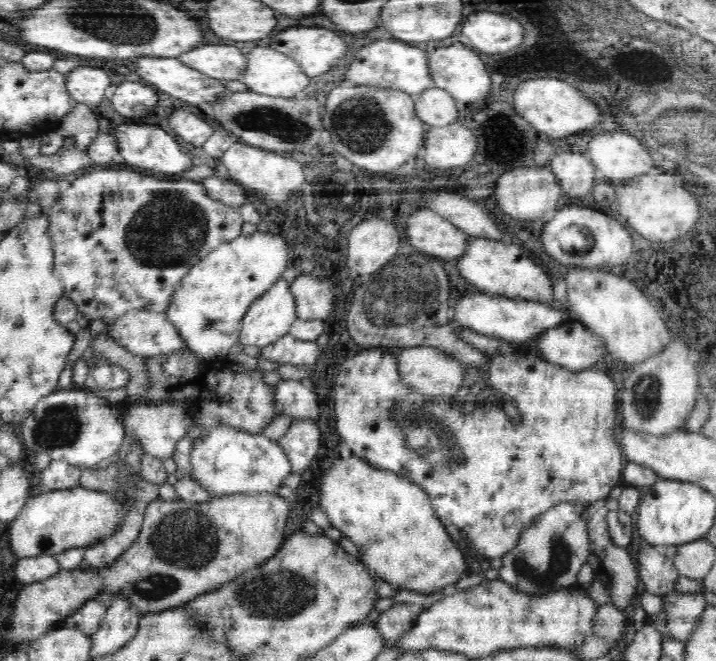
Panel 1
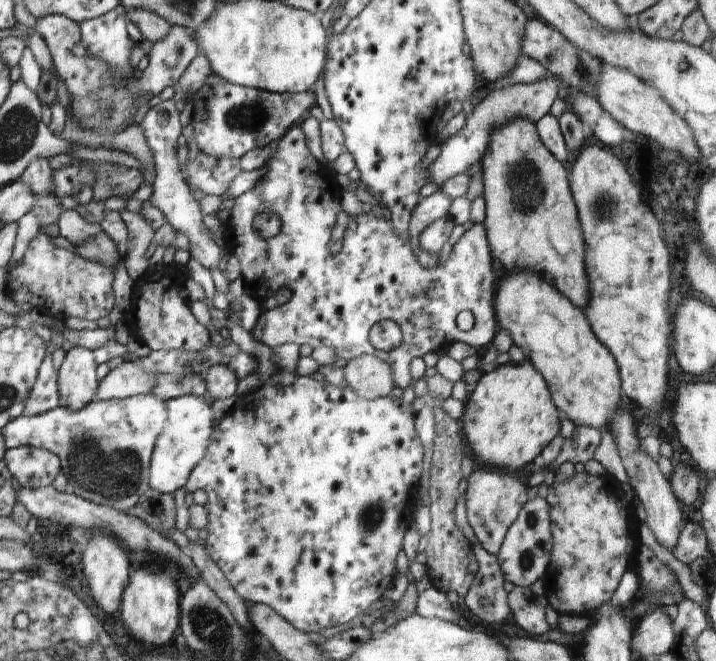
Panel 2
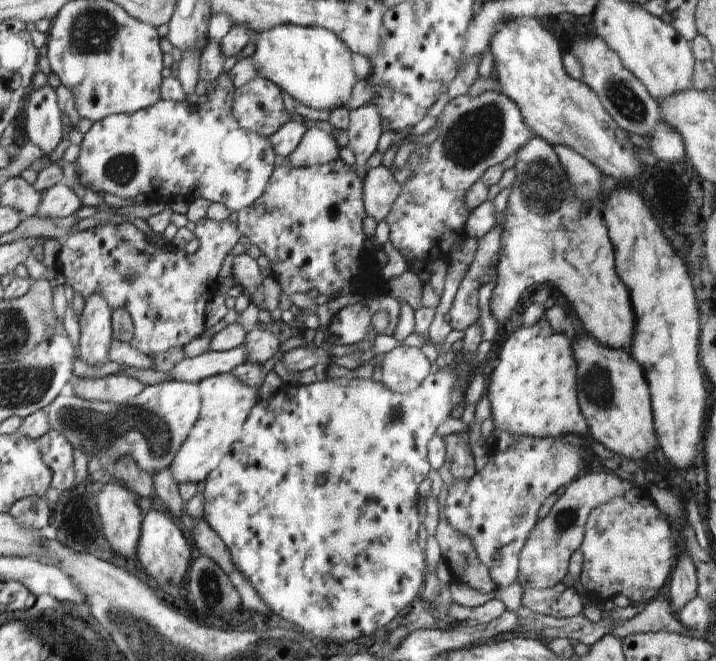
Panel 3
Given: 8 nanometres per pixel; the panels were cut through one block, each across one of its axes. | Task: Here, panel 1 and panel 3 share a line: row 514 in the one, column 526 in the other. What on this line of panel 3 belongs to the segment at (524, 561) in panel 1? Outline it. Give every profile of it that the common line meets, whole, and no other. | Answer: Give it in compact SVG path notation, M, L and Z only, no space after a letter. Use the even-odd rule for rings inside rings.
M590 472L574 479L559 496L550 512L540 519L528 535L519 554L517 582L524 589L552 589L568 573L568 562L583 541L589 512L612 497L622 496L633 484L613 472Z

